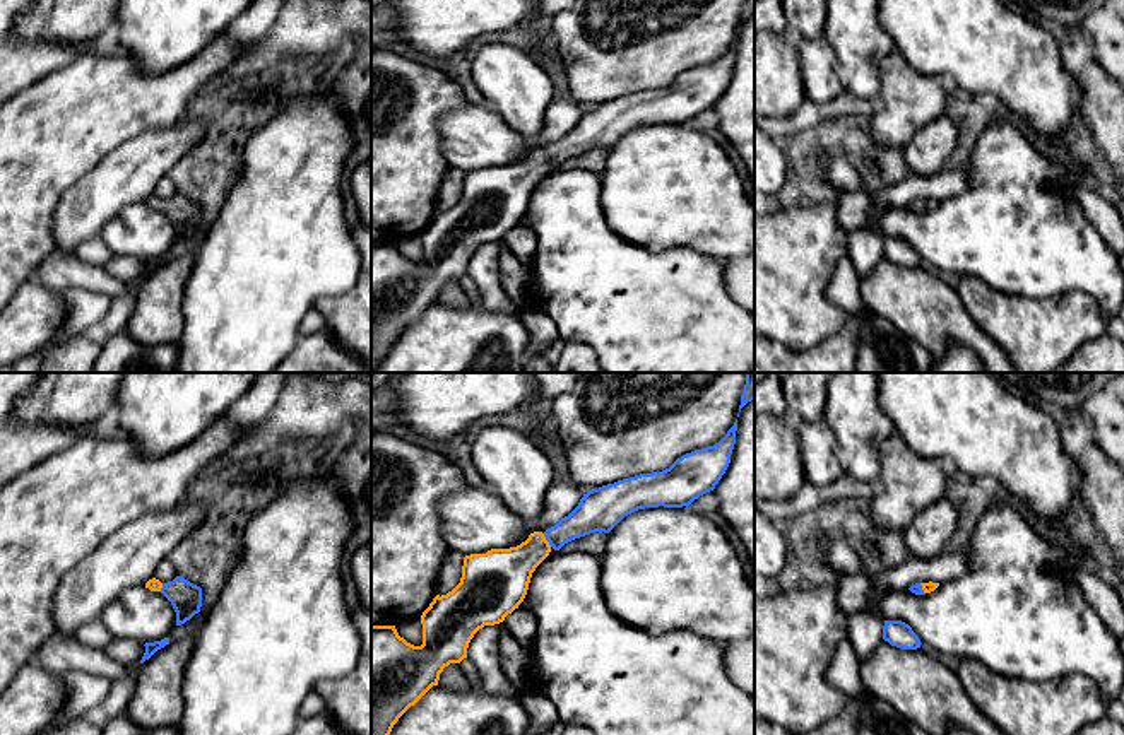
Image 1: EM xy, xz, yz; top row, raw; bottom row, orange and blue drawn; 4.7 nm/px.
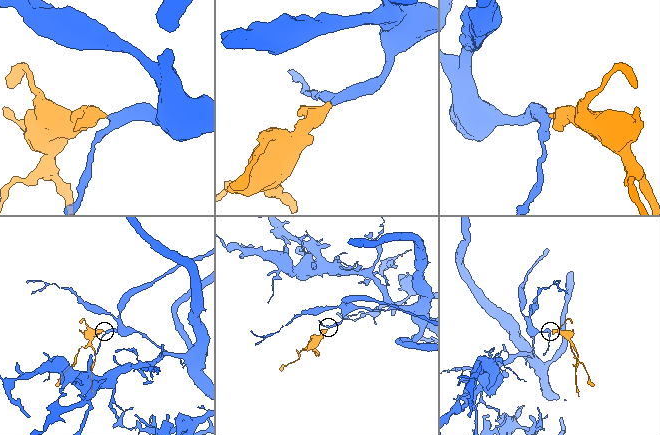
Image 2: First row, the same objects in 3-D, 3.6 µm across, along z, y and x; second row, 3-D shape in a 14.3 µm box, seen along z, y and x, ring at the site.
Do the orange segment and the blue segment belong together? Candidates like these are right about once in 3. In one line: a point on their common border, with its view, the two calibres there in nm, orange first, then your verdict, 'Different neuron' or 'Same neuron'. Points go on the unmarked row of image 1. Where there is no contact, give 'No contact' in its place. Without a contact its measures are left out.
Touches orange at xz (546, 158). Thickness 240 nm (orange) against 160 nm. Same neuron

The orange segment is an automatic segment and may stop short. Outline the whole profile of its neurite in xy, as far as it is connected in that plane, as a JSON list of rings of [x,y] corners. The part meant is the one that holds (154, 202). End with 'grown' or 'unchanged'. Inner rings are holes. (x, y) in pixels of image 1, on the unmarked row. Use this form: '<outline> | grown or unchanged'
[[[176,193],[168,200],[161,200],[159,197],[152,195],[145,200],[145,205],[151,209],[161,209],[171,219],[176,229],[176,243],[185,241],[200,229],[202,205],[190,200],[183,193]]] | grown

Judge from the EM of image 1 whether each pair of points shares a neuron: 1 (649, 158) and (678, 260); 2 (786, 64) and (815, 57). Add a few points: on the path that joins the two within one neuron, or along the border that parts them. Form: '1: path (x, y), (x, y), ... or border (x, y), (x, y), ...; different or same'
1: border (635, 243), (654, 250), (692, 248), (712, 258); different
2: border (796, 47), (801, 89), (806, 98); different

